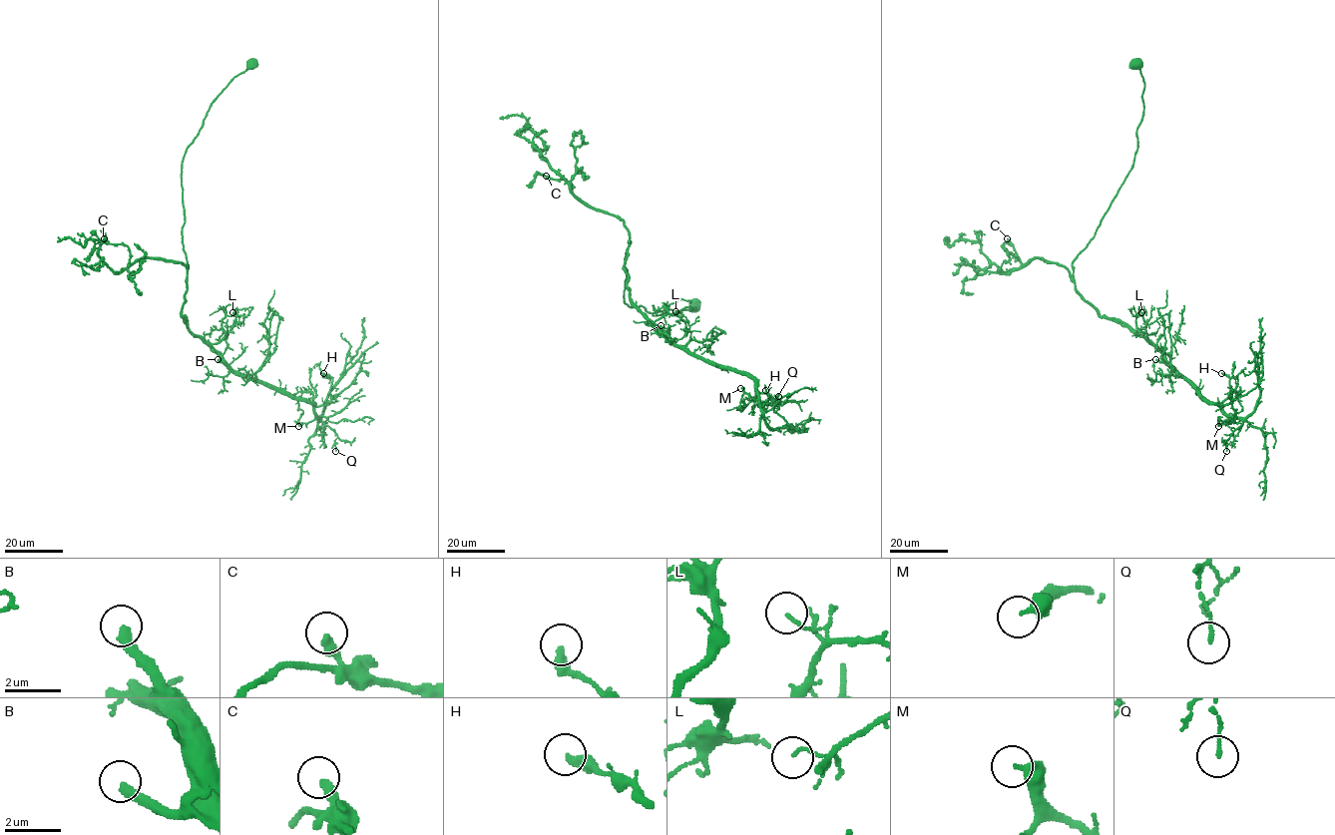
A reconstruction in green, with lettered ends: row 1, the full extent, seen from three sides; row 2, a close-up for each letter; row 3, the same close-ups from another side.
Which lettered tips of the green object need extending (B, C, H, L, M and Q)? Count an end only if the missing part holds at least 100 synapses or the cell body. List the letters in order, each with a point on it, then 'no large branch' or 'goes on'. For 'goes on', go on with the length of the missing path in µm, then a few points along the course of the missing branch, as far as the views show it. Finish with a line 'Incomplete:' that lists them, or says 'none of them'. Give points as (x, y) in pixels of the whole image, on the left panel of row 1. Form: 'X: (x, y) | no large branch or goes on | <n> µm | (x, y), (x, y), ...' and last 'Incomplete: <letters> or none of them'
B: (218, 359) | goes on | 30 µm | (218, 359), (229, 345), (243, 338), (249, 326), (244, 314)
C: (104, 238) | no large branch
H: (323, 373) | no large branch
L: (232, 312) | no large branch
M: (298, 426) | no large branch
Q: (335, 451) | no large branch
Incomplete: B

